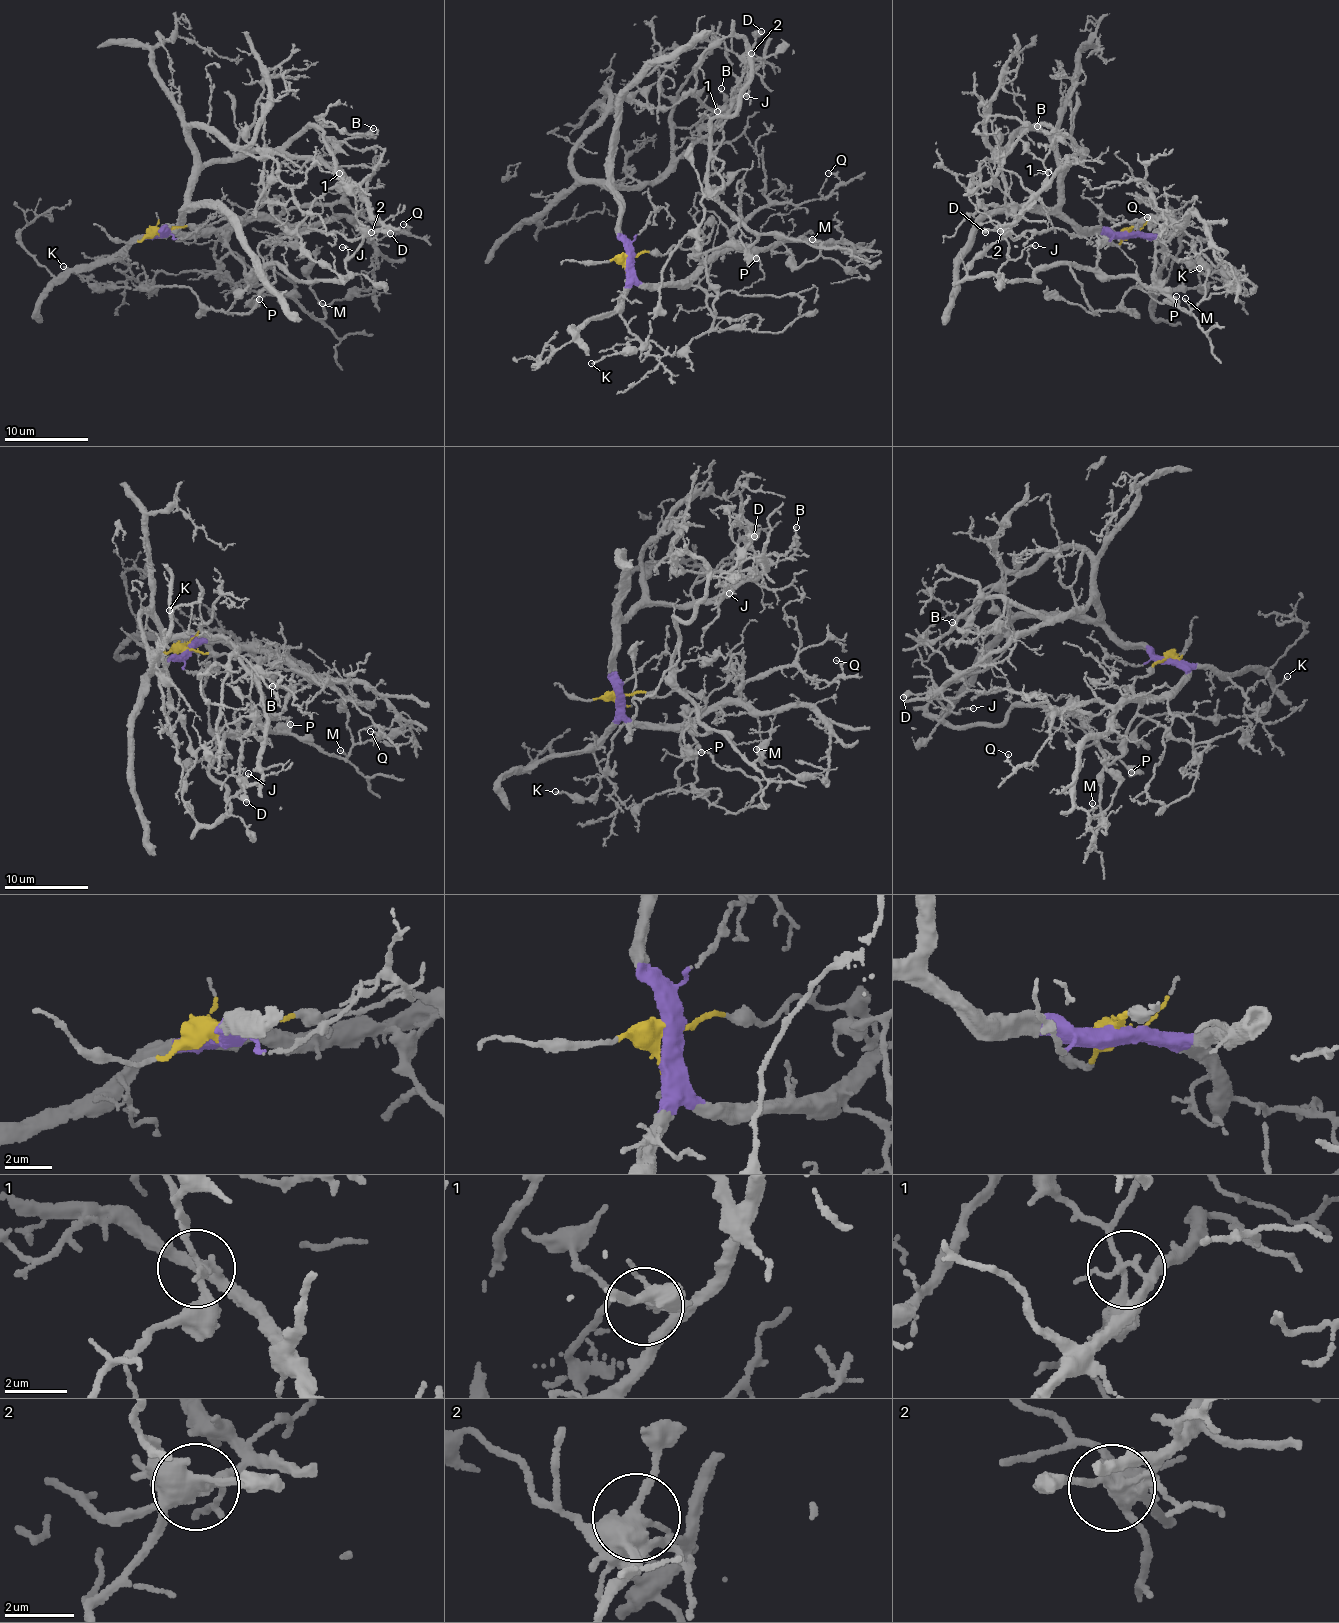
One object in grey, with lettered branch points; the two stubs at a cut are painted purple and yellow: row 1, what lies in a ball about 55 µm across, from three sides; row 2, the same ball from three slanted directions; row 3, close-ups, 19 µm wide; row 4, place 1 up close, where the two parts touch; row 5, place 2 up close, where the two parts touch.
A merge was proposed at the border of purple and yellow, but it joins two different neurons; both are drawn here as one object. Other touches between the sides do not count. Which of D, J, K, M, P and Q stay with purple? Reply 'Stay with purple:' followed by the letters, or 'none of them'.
Stay with purple: Q

